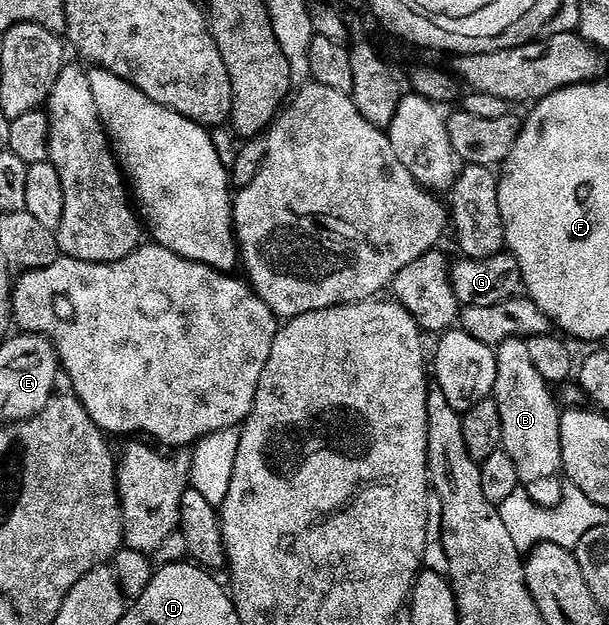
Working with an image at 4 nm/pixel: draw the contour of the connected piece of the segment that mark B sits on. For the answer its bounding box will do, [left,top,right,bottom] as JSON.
[492,337,562,487]

